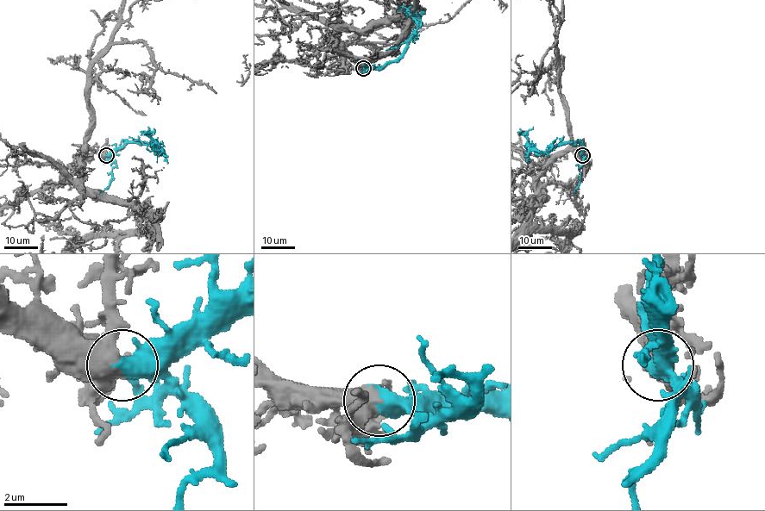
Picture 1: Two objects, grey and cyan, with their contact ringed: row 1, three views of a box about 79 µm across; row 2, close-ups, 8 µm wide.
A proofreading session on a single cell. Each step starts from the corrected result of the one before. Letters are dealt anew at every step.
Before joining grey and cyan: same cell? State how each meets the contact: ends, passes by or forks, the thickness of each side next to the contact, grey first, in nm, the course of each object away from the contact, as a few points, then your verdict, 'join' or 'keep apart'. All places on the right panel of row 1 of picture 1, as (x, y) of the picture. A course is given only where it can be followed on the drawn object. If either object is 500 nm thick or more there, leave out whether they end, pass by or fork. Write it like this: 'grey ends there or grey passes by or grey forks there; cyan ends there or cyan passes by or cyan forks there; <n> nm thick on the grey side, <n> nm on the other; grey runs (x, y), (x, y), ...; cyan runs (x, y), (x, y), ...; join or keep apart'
440 nm thick on the grey side, 650 nm on the other; grey runs (581, 156), (572, 150), (554, 160), (538, 178), (536, 188), (543, 197), (530, 221); cyan runs (582, 156), (582, 146), (579, 143), (554, 145), (542, 152), (533, 149), (521, 134); join

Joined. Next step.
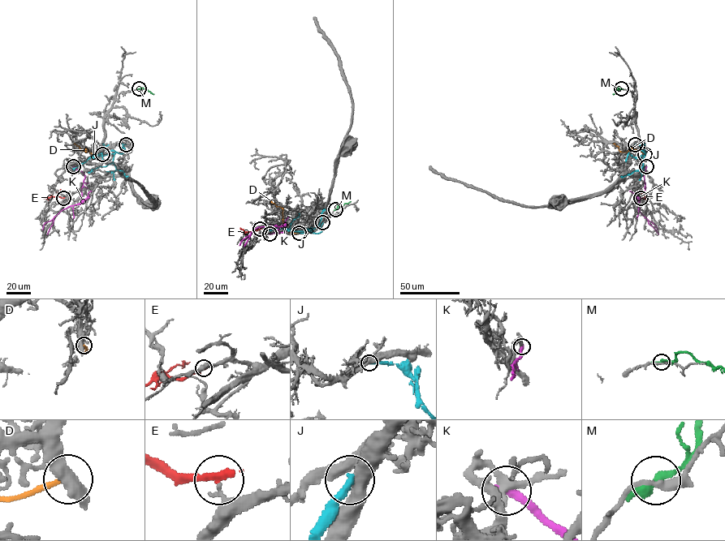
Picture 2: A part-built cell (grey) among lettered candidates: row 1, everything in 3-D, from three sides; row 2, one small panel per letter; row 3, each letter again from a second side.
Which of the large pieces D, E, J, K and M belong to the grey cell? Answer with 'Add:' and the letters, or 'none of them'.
Add: none of them

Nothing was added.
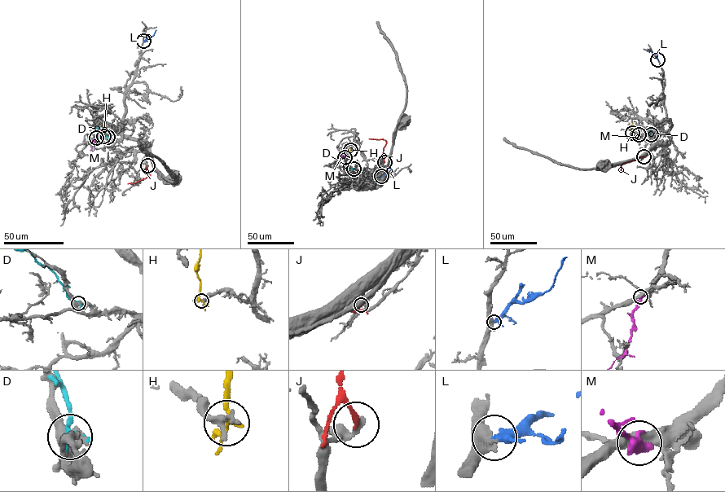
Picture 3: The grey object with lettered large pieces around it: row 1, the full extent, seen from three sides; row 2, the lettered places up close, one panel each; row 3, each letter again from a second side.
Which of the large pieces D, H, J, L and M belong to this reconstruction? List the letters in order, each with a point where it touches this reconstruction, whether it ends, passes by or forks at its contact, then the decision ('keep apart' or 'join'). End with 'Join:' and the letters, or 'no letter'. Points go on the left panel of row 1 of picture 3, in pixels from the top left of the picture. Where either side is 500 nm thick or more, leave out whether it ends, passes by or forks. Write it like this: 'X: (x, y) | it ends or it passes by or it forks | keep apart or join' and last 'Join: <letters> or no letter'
D: (107, 137) | it passes by | keep apart
H: (103, 136) | it forks | keep apart
J: (147, 165) | it ends | keep apart
L: (143, 41) | it passes by | join
M: (96, 138) | keep apart
Join: L

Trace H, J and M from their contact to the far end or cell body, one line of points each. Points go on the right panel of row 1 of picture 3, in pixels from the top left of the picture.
H: (632, 133), (632, 123)
J: (643, 156), (623, 164), (621, 170)
M: (639, 134), (639, 144)

